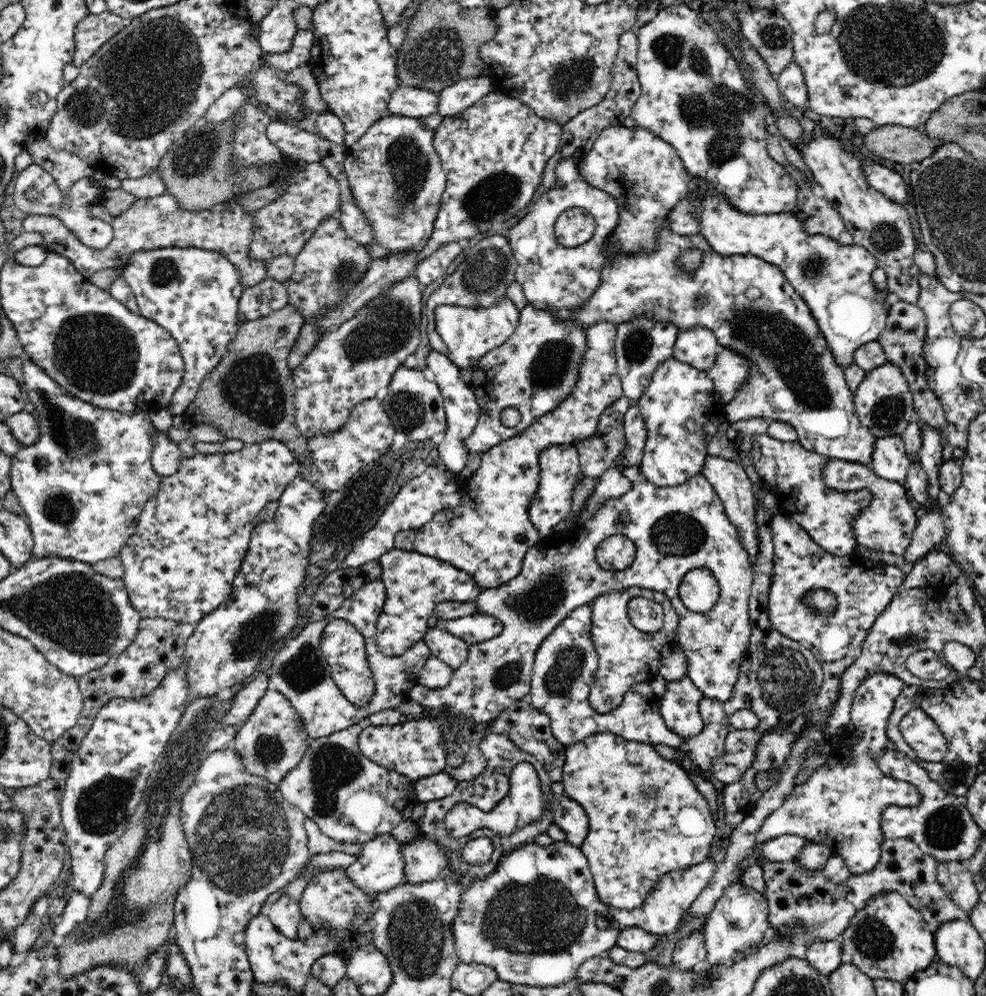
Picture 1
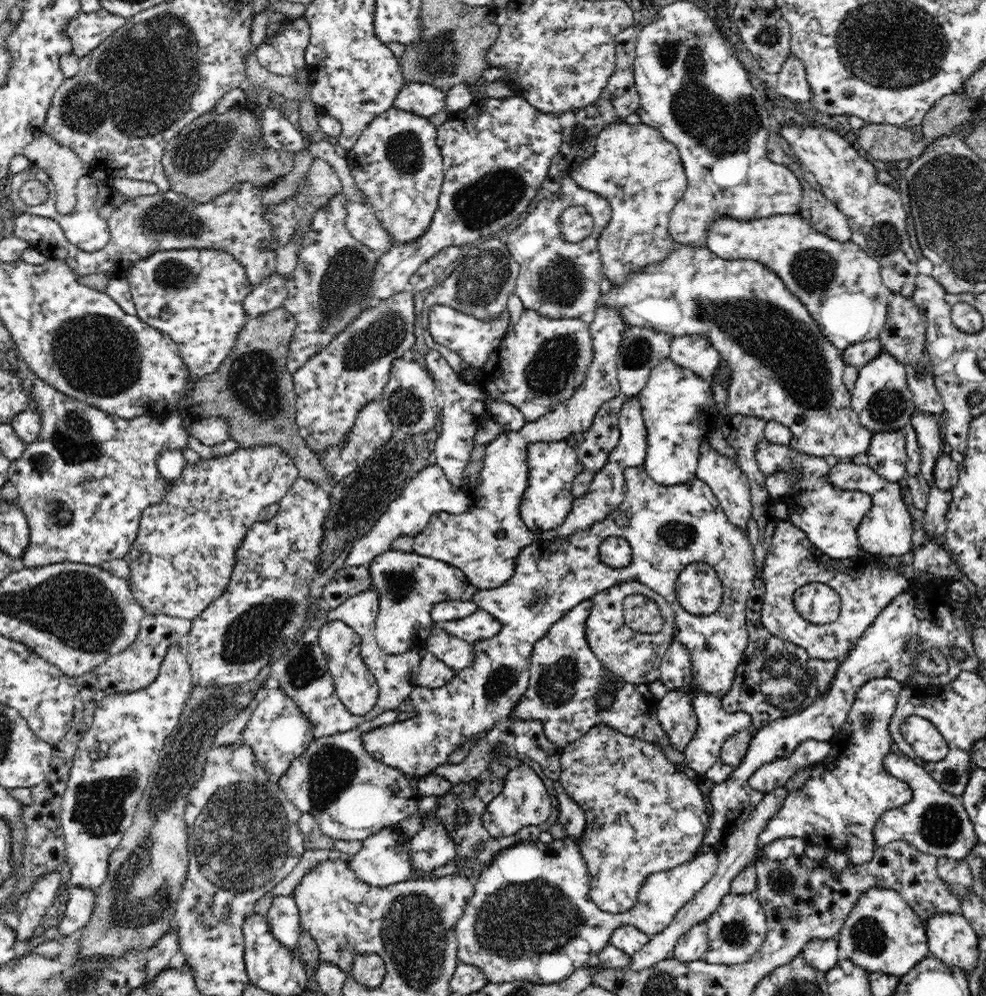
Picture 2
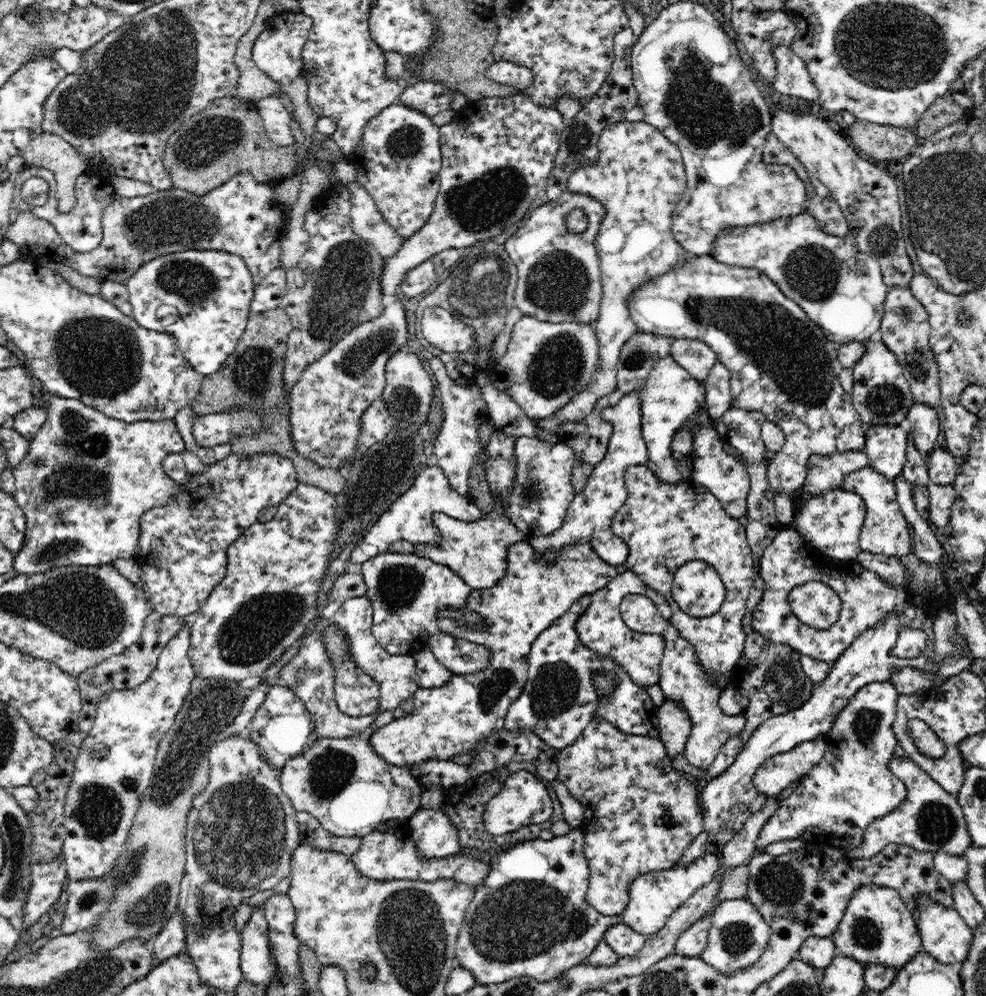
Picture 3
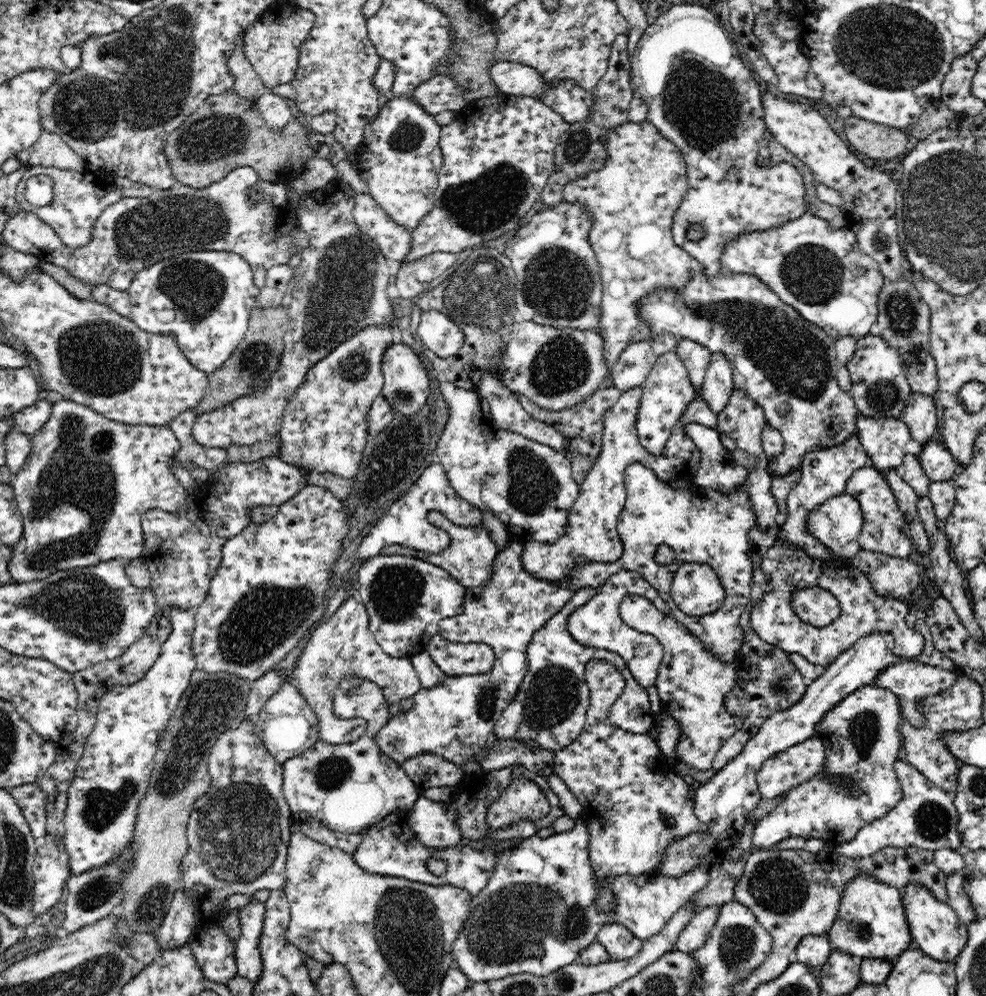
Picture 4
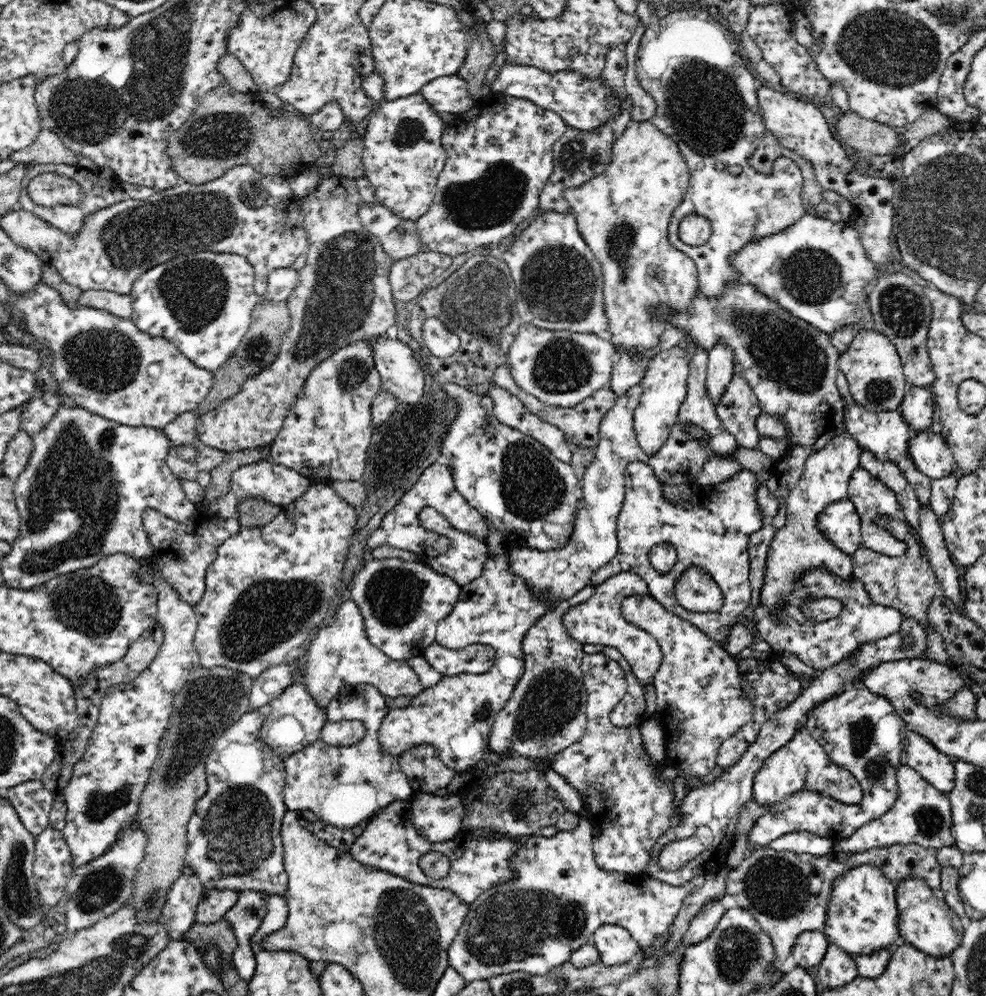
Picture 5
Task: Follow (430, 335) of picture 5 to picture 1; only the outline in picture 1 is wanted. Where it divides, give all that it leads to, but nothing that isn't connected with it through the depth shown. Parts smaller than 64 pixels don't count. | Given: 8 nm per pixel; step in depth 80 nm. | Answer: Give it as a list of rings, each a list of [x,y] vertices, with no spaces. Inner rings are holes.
[[[506,293],[494,307],[480,309],[480,307],[444,305],[434,310],[434,317],[436,317],[435,331],[449,350],[446,356],[460,370],[469,367],[476,368],[482,356],[507,342],[520,324],[520,311],[506,296]]]

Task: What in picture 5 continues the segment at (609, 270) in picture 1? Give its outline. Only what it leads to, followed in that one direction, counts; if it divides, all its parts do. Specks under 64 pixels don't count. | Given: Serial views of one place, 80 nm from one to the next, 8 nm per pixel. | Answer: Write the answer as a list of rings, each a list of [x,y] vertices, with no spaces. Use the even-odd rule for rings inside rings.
[[[742,279],[724,286],[720,297],[704,297],[699,288],[694,296],[689,310],[684,313],[674,313],[668,307],[662,309],[661,304],[660,309],[653,309],[653,314],[669,324],[670,329],[688,332],[690,340],[694,338],[694,342],[704,349],[711,349],[720,342],[728,344],[734,355],[735,372],[750,383],[762,411],[784,419],[789,433],[789,448],[806,446],[815,452],[830,445],[836,436],[846,433],[843,410],[848,400],[844,400],[836,384],[835,379],[840,373],[839,350],[832,345],[829,334],[790,315],[776,301],[760,294],[758,287]]]

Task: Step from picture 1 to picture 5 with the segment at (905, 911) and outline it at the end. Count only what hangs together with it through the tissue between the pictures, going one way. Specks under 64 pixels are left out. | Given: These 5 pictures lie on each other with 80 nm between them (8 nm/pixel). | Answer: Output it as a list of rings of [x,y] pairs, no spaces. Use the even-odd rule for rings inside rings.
[[[872,863],[856,865],[831,884],[828,918],[823,932],[829,943],[838,945],[852,955],[865,955],[902,943],[898,930],[897,885],[890,882],[880,867]]]

